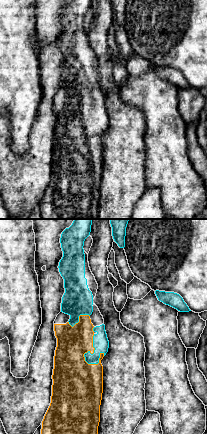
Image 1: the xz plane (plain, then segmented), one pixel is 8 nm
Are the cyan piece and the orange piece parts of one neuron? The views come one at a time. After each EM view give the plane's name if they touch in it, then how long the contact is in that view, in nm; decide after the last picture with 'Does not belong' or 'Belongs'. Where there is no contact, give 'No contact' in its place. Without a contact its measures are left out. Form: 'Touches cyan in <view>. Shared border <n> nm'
Touches cyan in xz. Shared border 260 nm

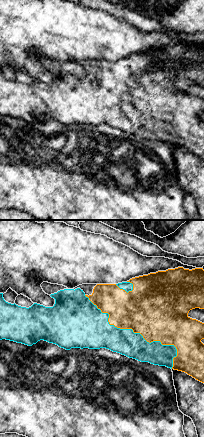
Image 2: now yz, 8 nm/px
Touches cyan in yz. Shared border 900 nm

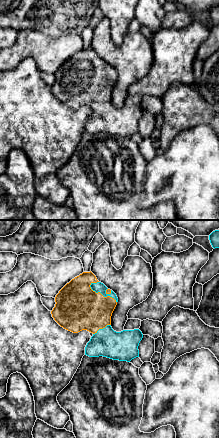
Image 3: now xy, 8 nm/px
Touches cyan in xy. Shared border 260 nm

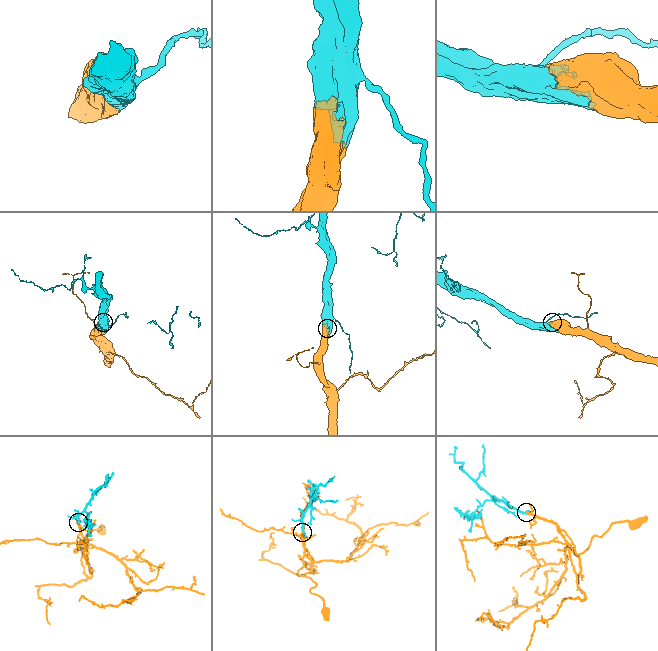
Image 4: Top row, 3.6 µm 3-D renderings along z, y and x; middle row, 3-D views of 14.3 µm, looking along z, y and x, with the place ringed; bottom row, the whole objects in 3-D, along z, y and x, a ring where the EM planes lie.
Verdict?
Belongs

